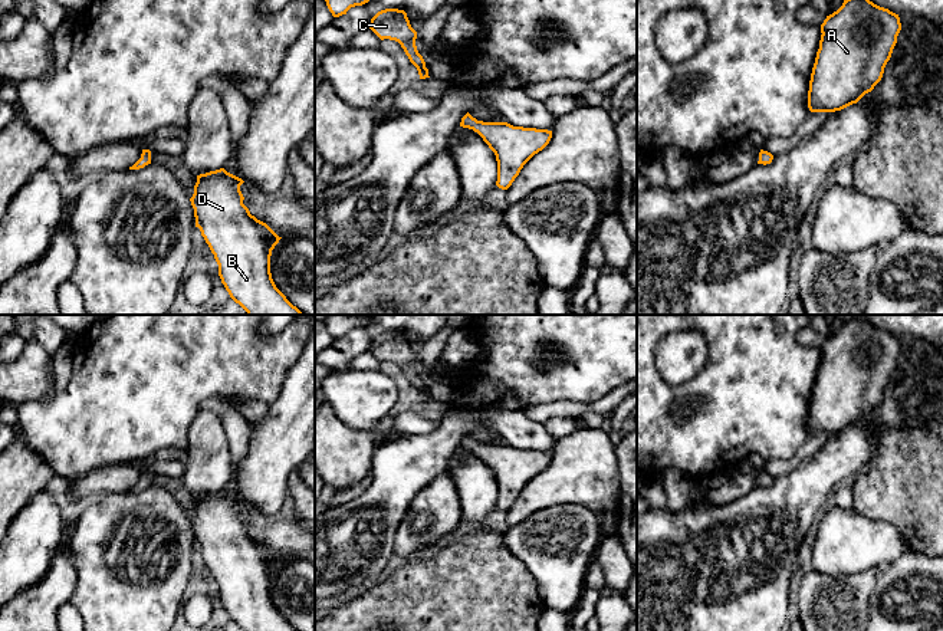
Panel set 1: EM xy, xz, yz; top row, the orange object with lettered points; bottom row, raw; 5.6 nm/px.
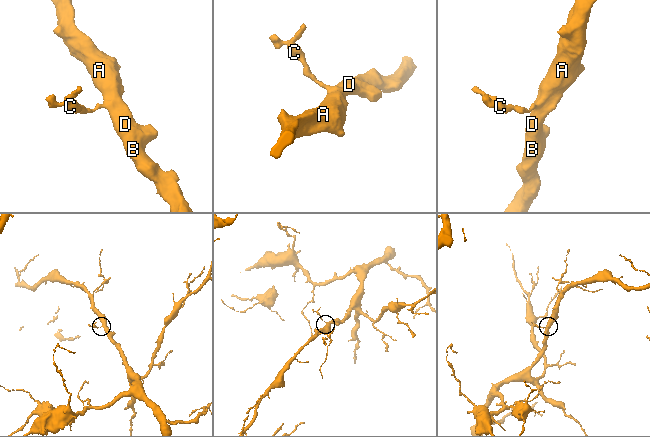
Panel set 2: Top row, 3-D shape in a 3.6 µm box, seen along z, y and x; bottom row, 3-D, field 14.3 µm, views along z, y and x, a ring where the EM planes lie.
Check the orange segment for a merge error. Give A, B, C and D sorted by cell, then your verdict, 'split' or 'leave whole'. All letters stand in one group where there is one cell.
A B C D; leave whole

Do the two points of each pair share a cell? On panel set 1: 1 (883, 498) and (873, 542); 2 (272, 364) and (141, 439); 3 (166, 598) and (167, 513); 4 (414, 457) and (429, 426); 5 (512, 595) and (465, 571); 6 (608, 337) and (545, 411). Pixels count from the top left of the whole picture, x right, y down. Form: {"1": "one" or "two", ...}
{"1": "two", "2": "one", "3": "one", "4": "two", "5": "one", "6": "two"}

